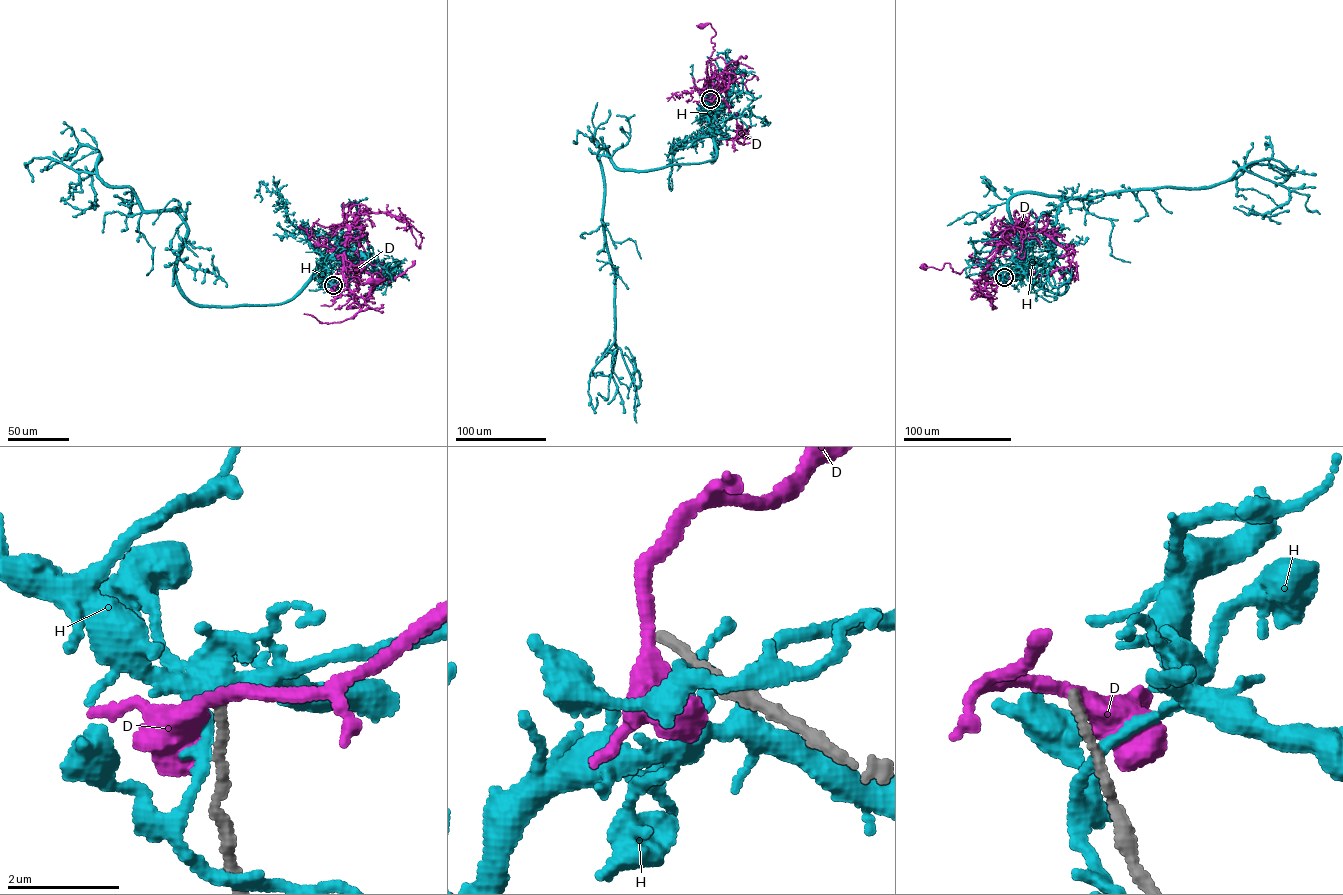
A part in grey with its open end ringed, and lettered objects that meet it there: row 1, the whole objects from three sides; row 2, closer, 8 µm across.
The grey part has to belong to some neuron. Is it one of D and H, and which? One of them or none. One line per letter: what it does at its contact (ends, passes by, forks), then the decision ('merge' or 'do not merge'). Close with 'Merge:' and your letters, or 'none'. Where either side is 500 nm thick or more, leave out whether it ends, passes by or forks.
D: it passes by | do not merge
H: it passes by | do not merge
Merge: none

